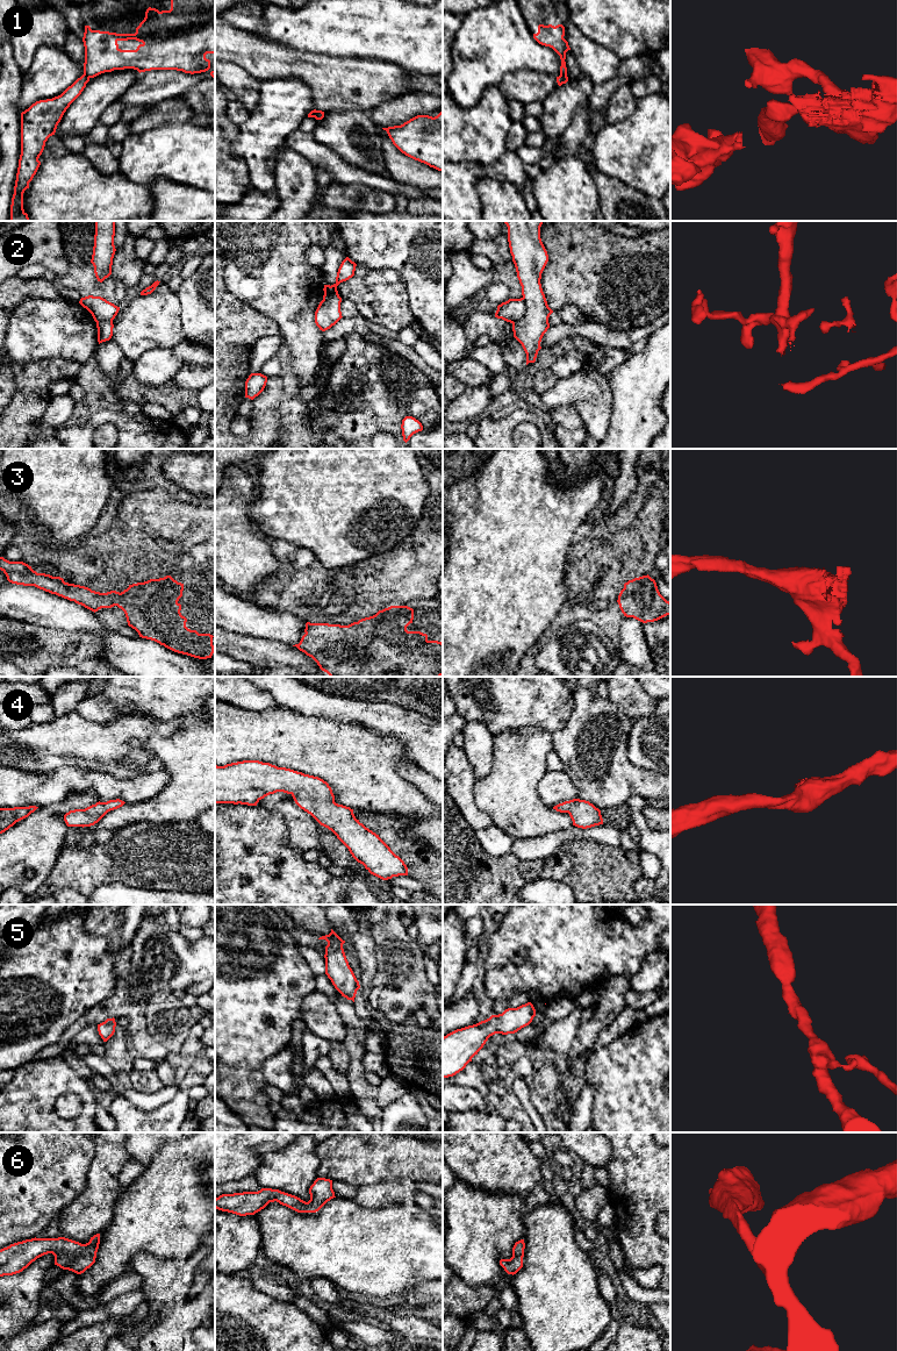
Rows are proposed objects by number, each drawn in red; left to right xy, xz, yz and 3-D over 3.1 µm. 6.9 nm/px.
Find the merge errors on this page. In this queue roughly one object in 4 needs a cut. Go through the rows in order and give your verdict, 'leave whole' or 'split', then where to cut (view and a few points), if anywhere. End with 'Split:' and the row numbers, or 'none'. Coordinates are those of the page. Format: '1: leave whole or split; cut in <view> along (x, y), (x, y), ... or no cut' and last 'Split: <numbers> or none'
1: split; cut in yz along (560, 73), (566, 76)
2: split; cut in yz along (523, 298), (524, 315), (512, 323)
3: leave whole; no cut
4: leave whole; no cut
5: leave whole; no cut
6: leave whole; no cut
Split: 1, 2

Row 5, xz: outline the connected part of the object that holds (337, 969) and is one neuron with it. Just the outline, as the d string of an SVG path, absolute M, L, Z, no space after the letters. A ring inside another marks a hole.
M332 929L329 935L322 936L318 939L325 939L328 942L324 955L325 974L342 996L354 1002L360 985L346 959L343 949L345 941Z

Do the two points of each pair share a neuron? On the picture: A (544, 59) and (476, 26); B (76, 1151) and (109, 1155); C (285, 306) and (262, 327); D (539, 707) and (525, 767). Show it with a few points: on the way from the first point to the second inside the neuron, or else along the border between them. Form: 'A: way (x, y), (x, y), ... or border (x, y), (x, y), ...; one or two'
A: way (528, 54), (500, 41), (493, 41); one
B: border (95, 1144), (95, 1155), (87, 1173), (87, 1180); two
C: border (248, 305), (271, 317), (278, 324), (280, 333); two
D: border (508, 729), (542, 727), (551, 734); two

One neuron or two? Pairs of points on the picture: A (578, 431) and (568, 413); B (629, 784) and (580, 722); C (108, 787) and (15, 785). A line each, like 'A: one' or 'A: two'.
A: one
B: one
C: one

